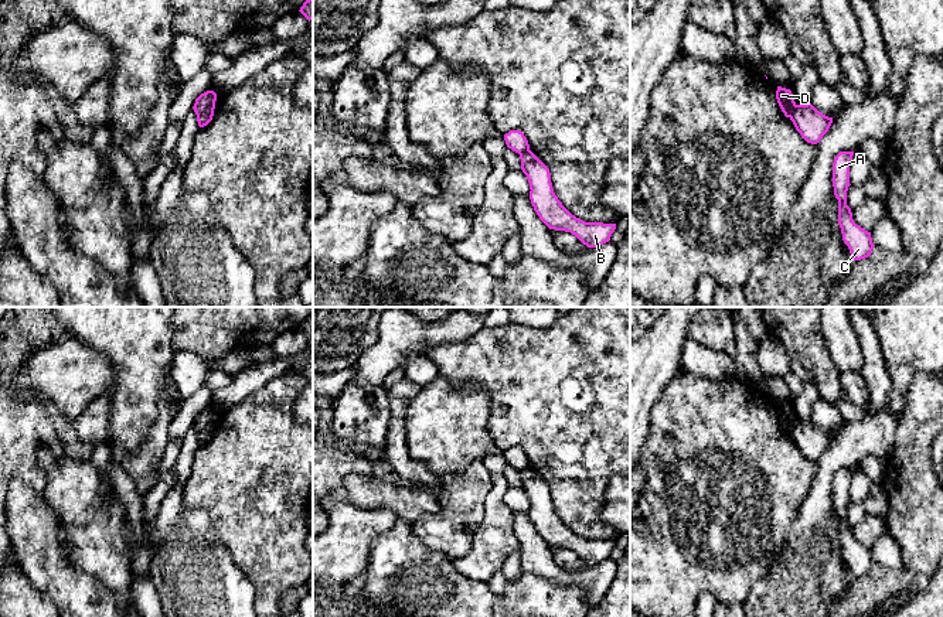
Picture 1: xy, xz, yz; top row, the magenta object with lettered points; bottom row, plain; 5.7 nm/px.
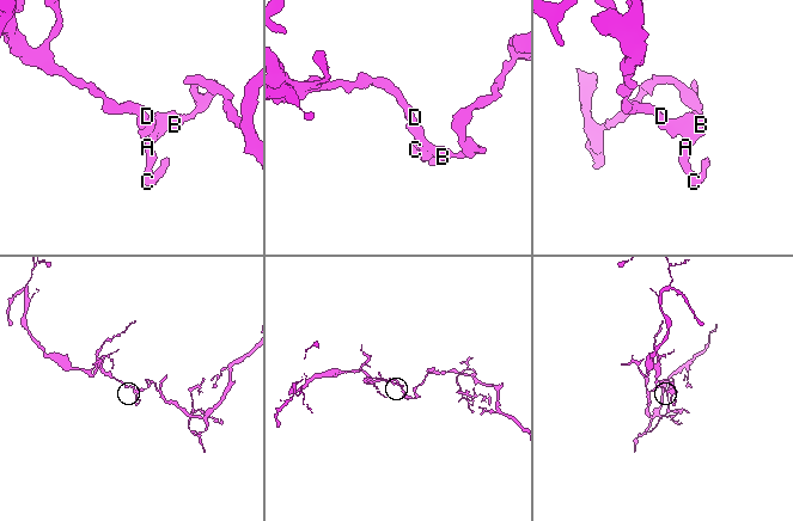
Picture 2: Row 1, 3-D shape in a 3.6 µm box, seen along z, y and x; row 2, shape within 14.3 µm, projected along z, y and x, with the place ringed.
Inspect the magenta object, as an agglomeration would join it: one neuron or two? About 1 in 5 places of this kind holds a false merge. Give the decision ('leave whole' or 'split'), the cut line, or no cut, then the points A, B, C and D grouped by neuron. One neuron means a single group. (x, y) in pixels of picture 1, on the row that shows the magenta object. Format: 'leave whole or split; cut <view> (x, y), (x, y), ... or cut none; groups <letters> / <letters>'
split; cut yz (795, 104), (789, 116); groups A B C / D

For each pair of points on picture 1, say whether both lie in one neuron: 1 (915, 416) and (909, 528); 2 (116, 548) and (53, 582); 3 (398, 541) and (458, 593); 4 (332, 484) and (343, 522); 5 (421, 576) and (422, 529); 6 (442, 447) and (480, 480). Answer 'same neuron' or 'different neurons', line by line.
1: same neuron
2: different neurons
3: same neuron
4: different neurons
5: different neurons
6: different neurons

